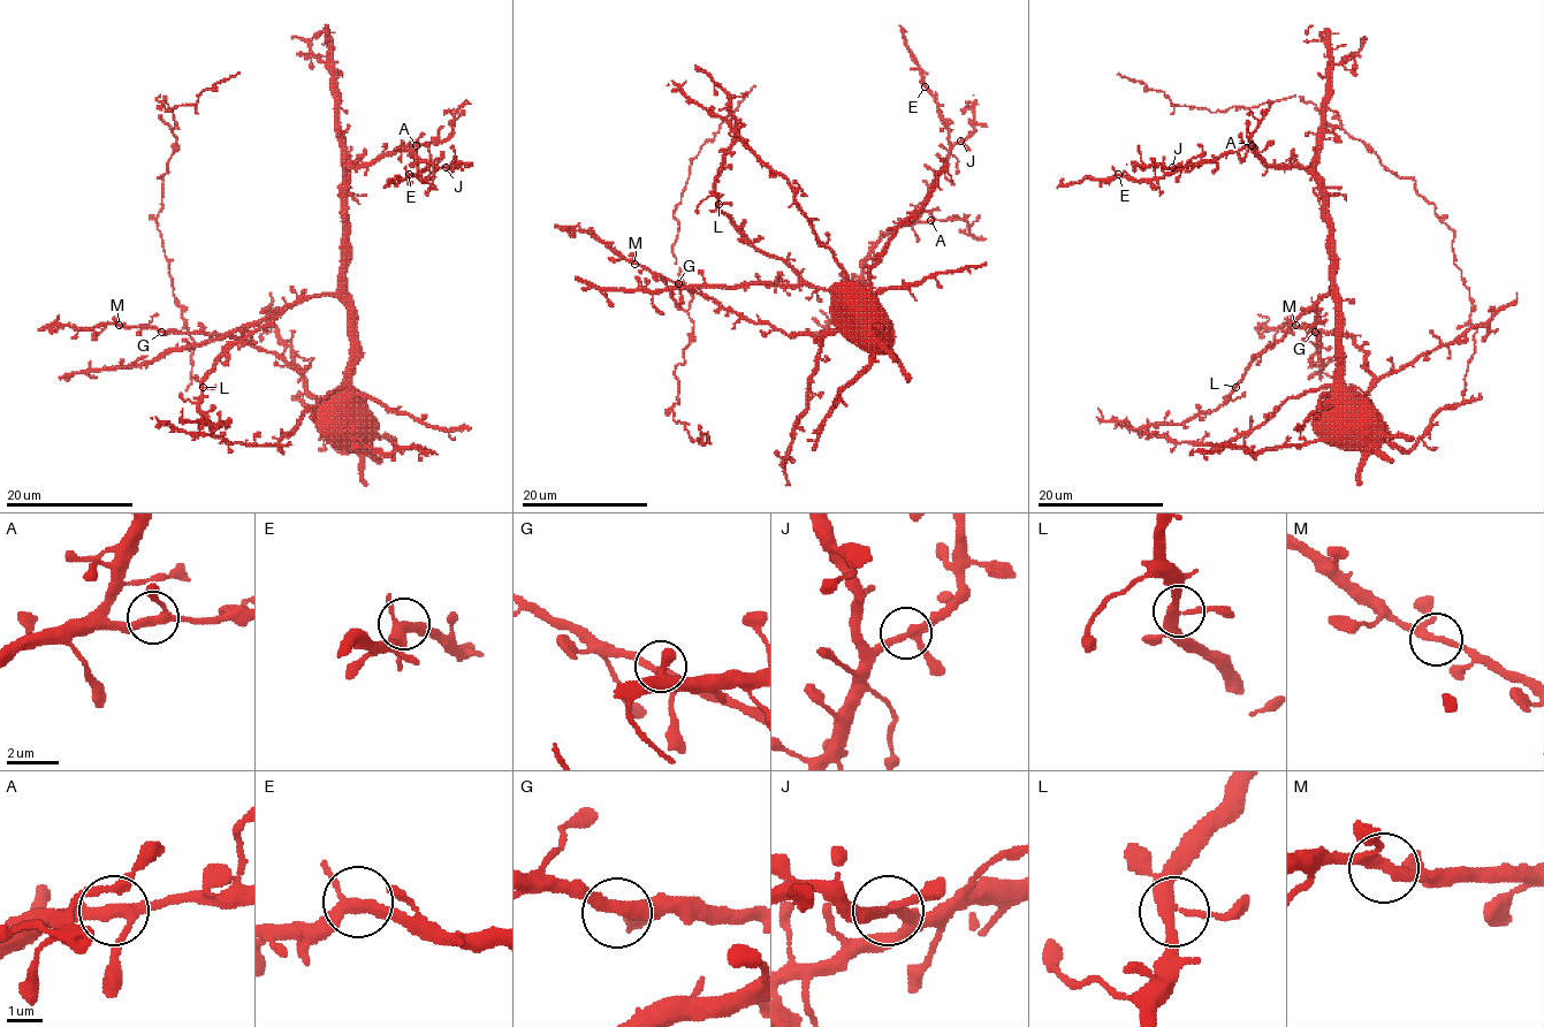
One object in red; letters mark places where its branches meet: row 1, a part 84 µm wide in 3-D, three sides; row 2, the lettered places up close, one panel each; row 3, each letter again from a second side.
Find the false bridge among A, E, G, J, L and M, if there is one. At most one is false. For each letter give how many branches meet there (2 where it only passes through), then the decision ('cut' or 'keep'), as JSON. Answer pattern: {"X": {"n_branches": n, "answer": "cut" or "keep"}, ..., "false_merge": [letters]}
{"A": {"n_branches": 3, "answer": "keep"}, "E": {"n_branches": 3, "answer": "keep"}, "G": {"n_branches": 3, "answer": "keep"}, "J": {"n_branches": 3, "answer": "keep"}, "L": {"n_branches": 3, "answer": "keep"}, "M": {"n_branches": 3, "answer": "keep"}, "false_merge": []}

